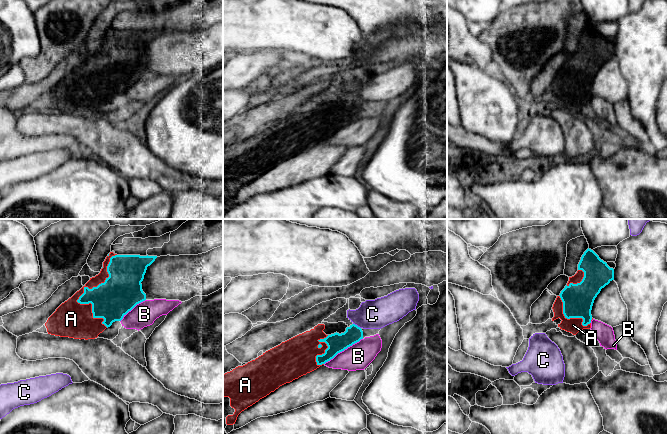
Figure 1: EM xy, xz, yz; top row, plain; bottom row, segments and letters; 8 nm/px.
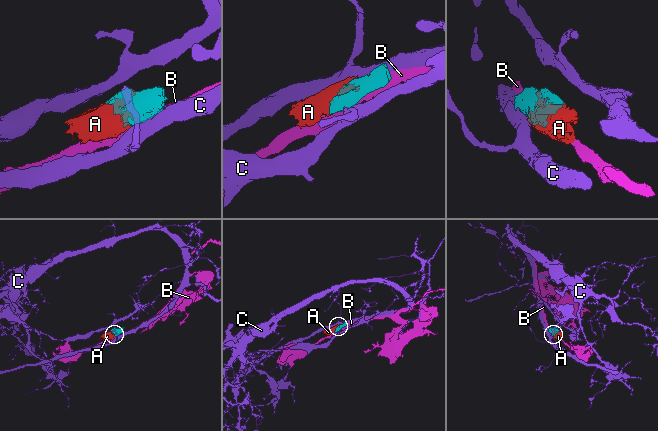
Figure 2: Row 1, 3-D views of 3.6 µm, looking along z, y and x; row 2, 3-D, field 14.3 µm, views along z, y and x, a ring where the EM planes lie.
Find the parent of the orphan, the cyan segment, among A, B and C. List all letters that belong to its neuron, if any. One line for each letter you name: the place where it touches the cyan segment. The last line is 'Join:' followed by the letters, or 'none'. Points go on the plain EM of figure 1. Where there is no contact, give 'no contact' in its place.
A: contact xy (84, 68)
Join: A

